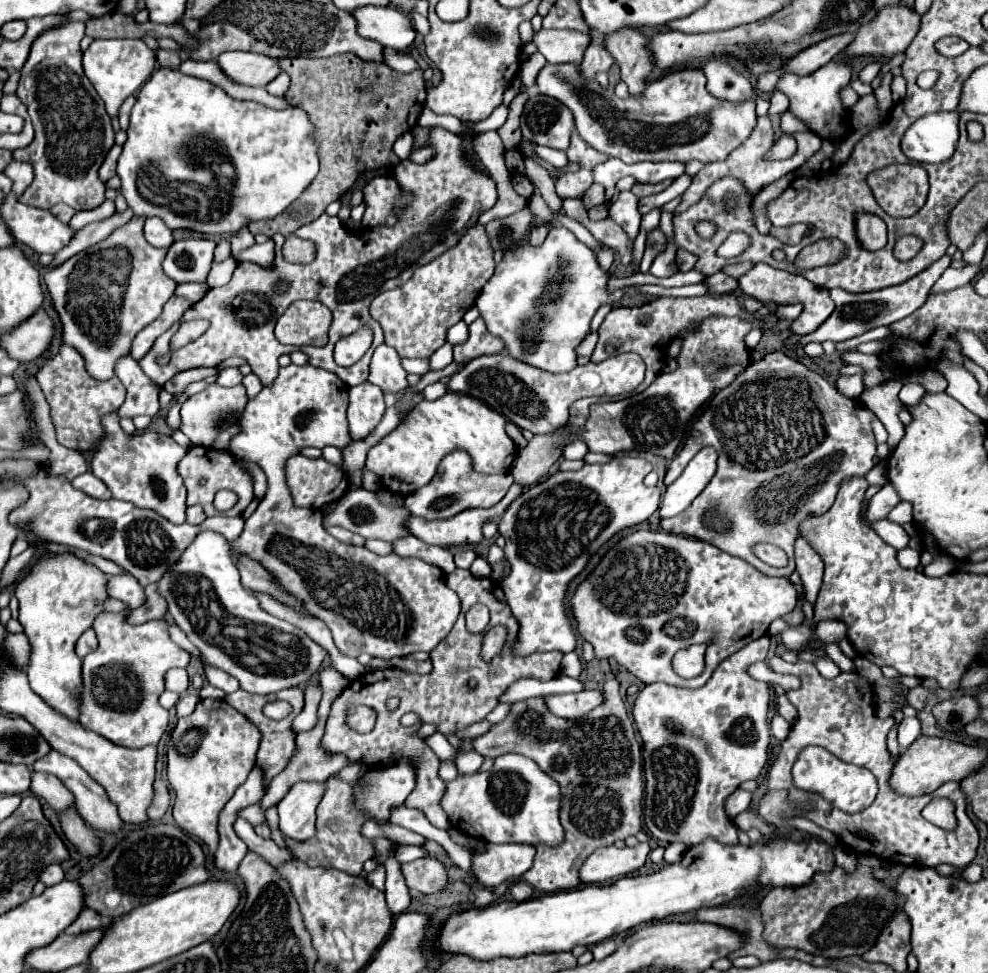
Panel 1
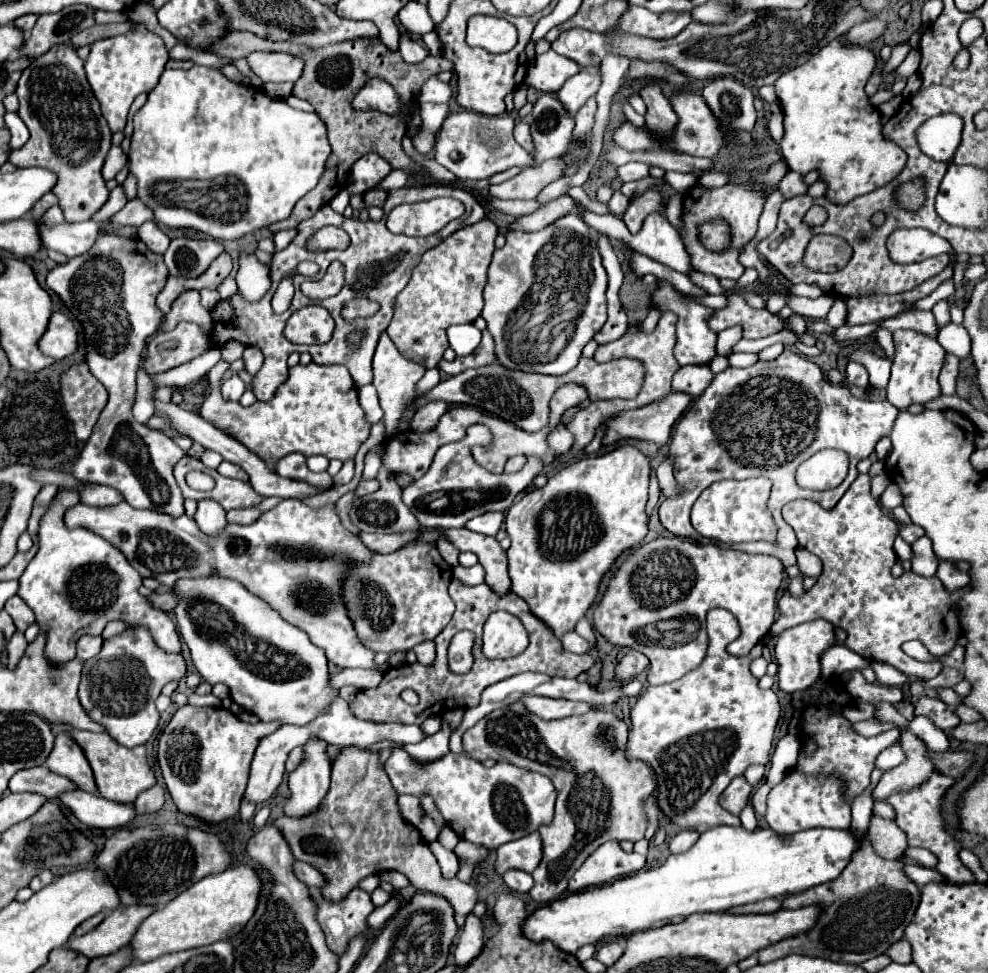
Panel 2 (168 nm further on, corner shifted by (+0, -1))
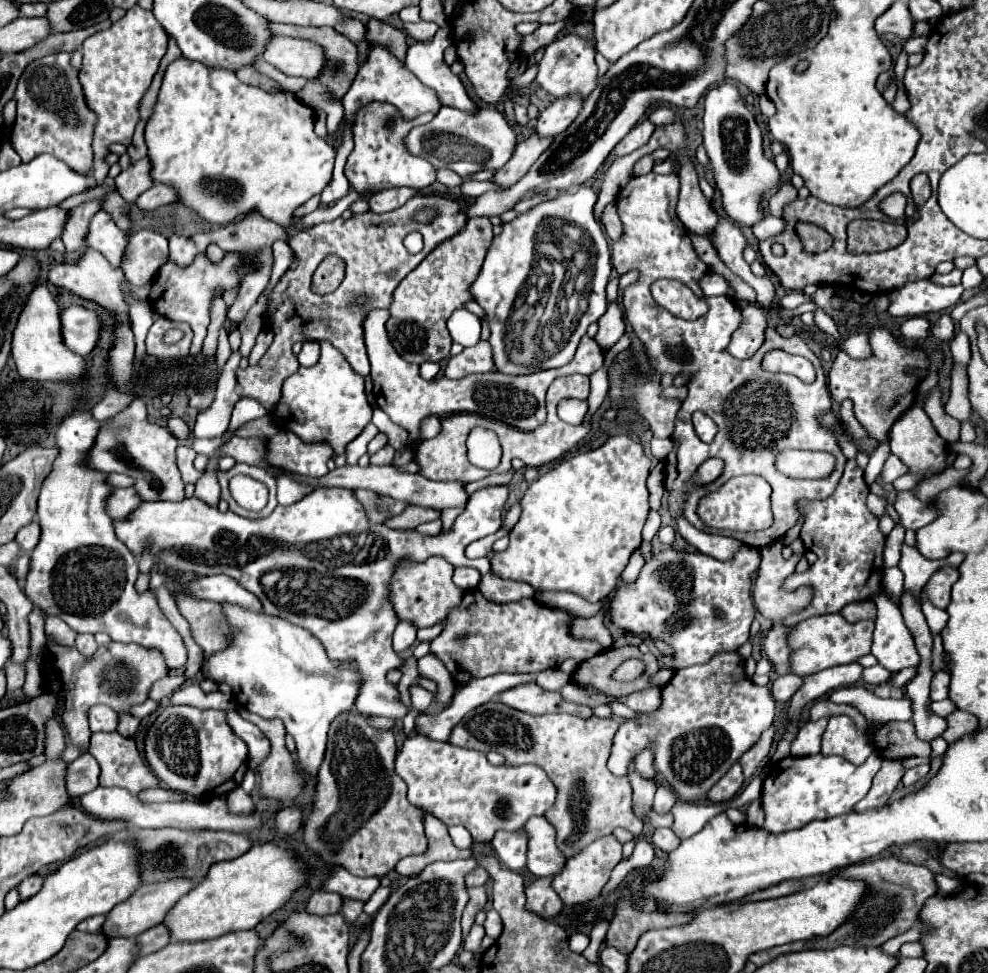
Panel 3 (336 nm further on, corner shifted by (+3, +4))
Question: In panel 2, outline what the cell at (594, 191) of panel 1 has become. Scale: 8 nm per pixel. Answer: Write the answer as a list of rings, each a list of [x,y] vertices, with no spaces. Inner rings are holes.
[[[562,196],[562,198],[556,198],[544,206],[540,206],[538,210],[526,214],[526,216],[520,216],[518,220],[514,220],[508,228],[510,230],[522,230],[522,232],[536,232],[536,230],[542,230],[544,226],[556,222],[560,216],[568,214],[572,210],[572,204],[574,200],[570,196]]]

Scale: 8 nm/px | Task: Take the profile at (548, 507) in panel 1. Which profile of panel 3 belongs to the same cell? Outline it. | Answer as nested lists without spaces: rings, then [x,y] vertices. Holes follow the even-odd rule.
[[[613,435],[599,449],[561,461],[525,491],[519,501],[519,523],[509,533],[509,547],[491,559],[491,569],[503,579],[529,583],[535,593],[571,591],[591,603],[601,601],[615,589],[617,577],[627,567],[631,553],[641,545],[641,531],[649,513],[649,493],[645,487],[649,469],[651,461],[643,453],[643,447],[627,435]]]

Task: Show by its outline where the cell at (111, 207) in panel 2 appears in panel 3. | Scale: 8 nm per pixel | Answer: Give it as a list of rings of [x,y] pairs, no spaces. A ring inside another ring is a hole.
[[[141,159],[135,165],[131,165],[129,169],[121,171],[115,177],[115,189],[119,191],[119,195],[133,203],[143,191],[147,191],[153,185],[151,177],[149,177],[149,161]]]

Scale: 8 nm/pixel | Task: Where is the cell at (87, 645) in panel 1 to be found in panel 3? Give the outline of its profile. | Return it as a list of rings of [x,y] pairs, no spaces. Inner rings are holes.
[[[83,633],[83,635],[77,635],[77,645],[81,655],[85,657],[91,657],[95,651],[97,651],[97,643],[95,643],[95,637],[91,633]]]

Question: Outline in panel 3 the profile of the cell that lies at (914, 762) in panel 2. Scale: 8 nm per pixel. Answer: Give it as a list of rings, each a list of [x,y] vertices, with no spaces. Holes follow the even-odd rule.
[[[885,759],[883,767],[879,769],[879,773],[873,779],[873,787],[853,809],[869,811],[869,809],[883,807],[887,803],[887,799],[891,797],[891,793],[895,791],[895,787],[901,783],[903,775],[905,775],[905,767],[903,767],[901,759]]]

